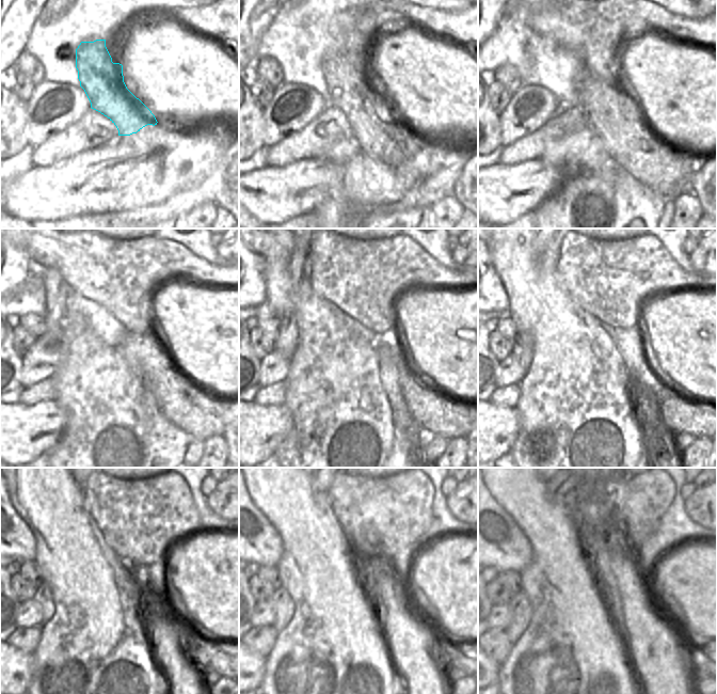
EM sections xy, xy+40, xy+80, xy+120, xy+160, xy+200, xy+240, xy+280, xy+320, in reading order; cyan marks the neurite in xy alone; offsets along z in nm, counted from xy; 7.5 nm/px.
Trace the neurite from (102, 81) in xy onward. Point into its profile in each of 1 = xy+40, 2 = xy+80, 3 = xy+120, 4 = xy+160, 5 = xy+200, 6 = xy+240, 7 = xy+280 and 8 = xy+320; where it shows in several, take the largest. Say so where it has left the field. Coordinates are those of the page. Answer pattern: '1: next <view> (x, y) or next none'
1: next xy+40 (373, 116)
2: next xy+80 (617, 120)
3: next xy+120 (188, 407)
4: next xy+160 (437, 415)
5: next xy+200 (680, 414)
6: next xy+240 (210, 656)
7: next xy+280 (456, 655)
8: next xy+320 (695, 659)

